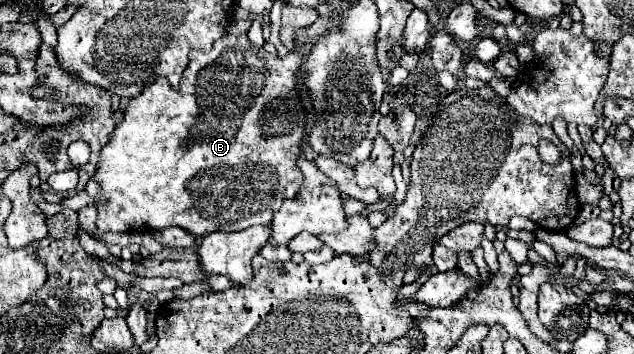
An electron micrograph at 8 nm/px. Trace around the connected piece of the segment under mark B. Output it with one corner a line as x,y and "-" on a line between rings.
226,34
220,40
214,42
212,50
200,52
192,50
190,52
190,64
182,76
180,90
172,90
170,82
166,78
158,78
152,86
144,88
140,96
136,96
130,106
124,112
124,120
116,126
110,142
102,148
100,152
100,162
98,170
94,174
94,180
102,184
102,194
96,198
96,204
102,204
104,200
108,202
106,208
98,208
98,220
96,226
100,230
112,230
112,232
128,232
128,230
160,230
168,226
180,226
186,232
194,236
206,236
210,232
238,232
244,228
250,228
254,224
268,224
272,222
274,210
282,206
284,200
294,198
302,186
302,172
298,168
298,156
302,142
306,138
306,124
308,124
308,112
306,106
300,98
300,82
298,82
298,70
304,62
304,56
298,50
288,52
284,58
276,54
268,54
264,48
254,46
248,40
248,34

